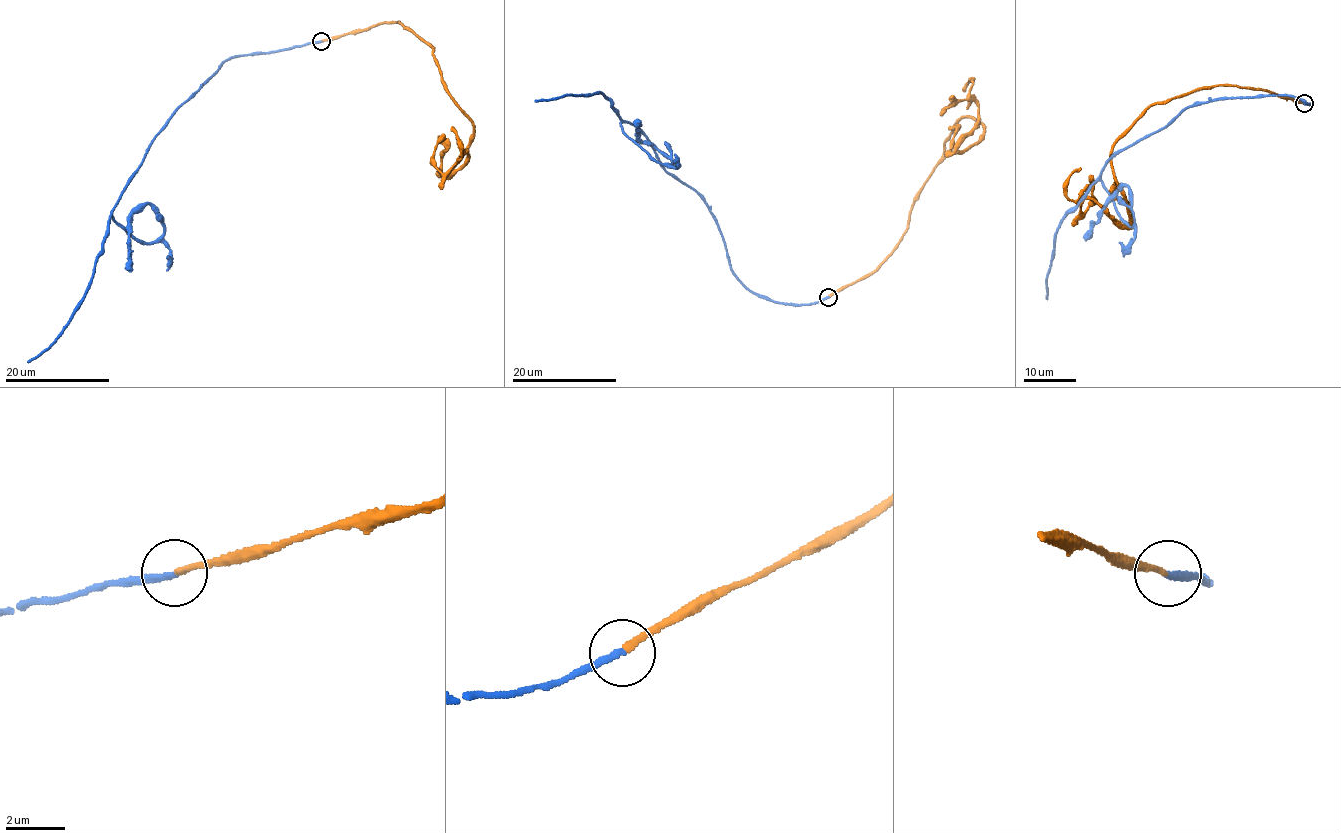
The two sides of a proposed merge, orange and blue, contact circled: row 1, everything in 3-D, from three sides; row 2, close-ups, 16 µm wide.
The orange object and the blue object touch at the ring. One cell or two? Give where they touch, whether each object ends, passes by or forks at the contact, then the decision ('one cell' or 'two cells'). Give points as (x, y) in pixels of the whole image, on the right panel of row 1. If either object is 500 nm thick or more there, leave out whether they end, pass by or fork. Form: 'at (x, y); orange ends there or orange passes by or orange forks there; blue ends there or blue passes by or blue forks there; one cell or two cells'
at (1304, 103); orange ends there; blue ends there; one cell

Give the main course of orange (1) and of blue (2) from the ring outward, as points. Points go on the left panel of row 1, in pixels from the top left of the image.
1: (321, 41), (383, 23), (412, 30), (472, 122), (448, 176), (467, 152), (442, 173), (433, 158), (444, 133)
2: (321, 41), (223, 61), (184, 102), (114, 208), (143, 243), (163, 224), (148, 204), (133, 214), (131, 271)

